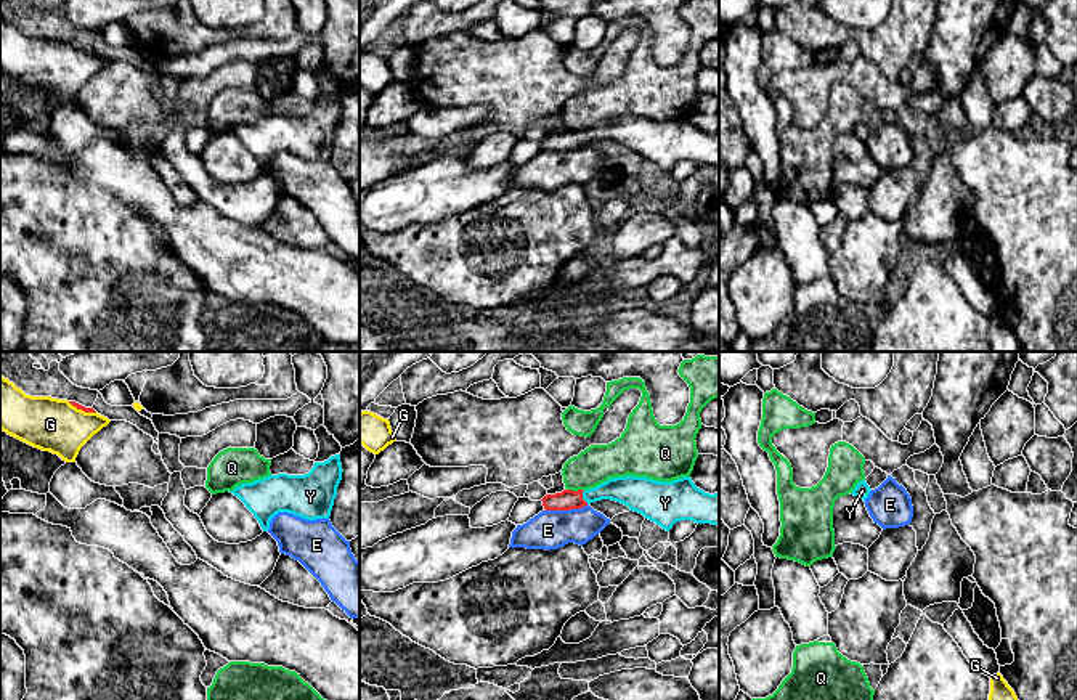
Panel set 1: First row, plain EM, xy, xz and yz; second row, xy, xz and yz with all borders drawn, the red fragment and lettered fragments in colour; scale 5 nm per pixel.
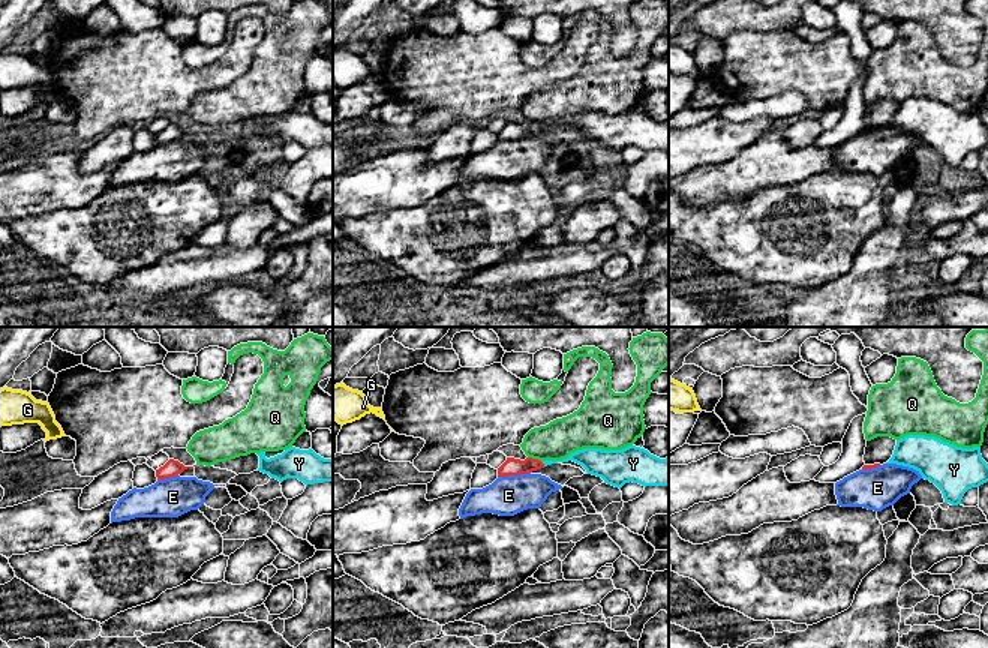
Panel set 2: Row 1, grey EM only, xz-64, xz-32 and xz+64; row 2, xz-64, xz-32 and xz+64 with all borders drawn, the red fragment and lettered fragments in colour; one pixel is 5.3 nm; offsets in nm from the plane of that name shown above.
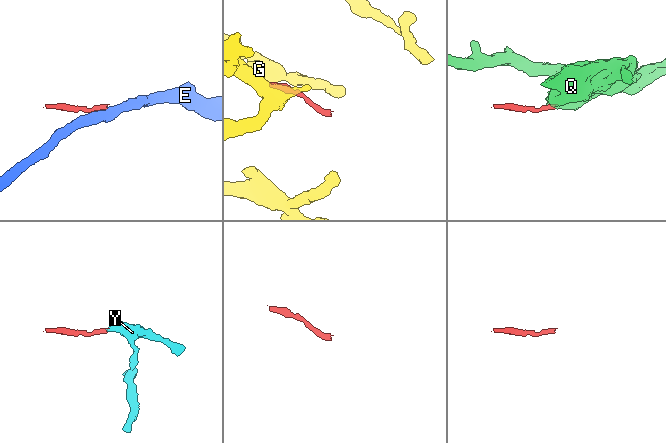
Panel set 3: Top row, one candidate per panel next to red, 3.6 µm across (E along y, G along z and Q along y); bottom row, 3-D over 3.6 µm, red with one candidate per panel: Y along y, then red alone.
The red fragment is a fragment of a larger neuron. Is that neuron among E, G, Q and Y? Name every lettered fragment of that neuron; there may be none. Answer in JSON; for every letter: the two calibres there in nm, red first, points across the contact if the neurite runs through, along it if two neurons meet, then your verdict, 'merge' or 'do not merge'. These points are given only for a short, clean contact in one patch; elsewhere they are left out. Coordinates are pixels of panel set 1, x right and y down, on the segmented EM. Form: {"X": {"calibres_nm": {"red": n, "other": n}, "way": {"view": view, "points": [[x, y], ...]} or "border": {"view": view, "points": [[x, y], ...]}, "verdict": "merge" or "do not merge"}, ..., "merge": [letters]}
{"E": {"calibres_nm": {"red": 100, "other": 190}, "border": {"view": "xz", "points": [[588, 504], [578, 509], [546, 511]]}, "verdict": "do not merge"}, "G": {"calibres_nm": {"red": 30, "other": 260}, "border": {"view": "xy", "points": [[68, 402], [95, 413]]}, "verdict": "do not merge"}, "Q": {"calibres_nm": {"red": 100, "other": 190}, "border": {"view": "xz", "points": [[567, 488], [583, 490]]}, "verdict": "do not merge"}, "Y": {"calibres_nm": {"red": 100, "other": 150}, "way": {"view": "xz", "points": [[567, 500], [581, 496], [605, 490], [629, 490]]}, "verdict": "merge"}, "merge": ["Y"]}

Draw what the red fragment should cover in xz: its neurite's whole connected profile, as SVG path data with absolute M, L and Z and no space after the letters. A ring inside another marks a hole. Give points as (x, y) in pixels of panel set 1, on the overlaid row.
M634 475L615 477L595 488L563 490L546 494L541 501L546 511L570 511L602 499L621 503L666 531L681 520L719 527L719 491L705 493L695 486L690 477L673 482Z

